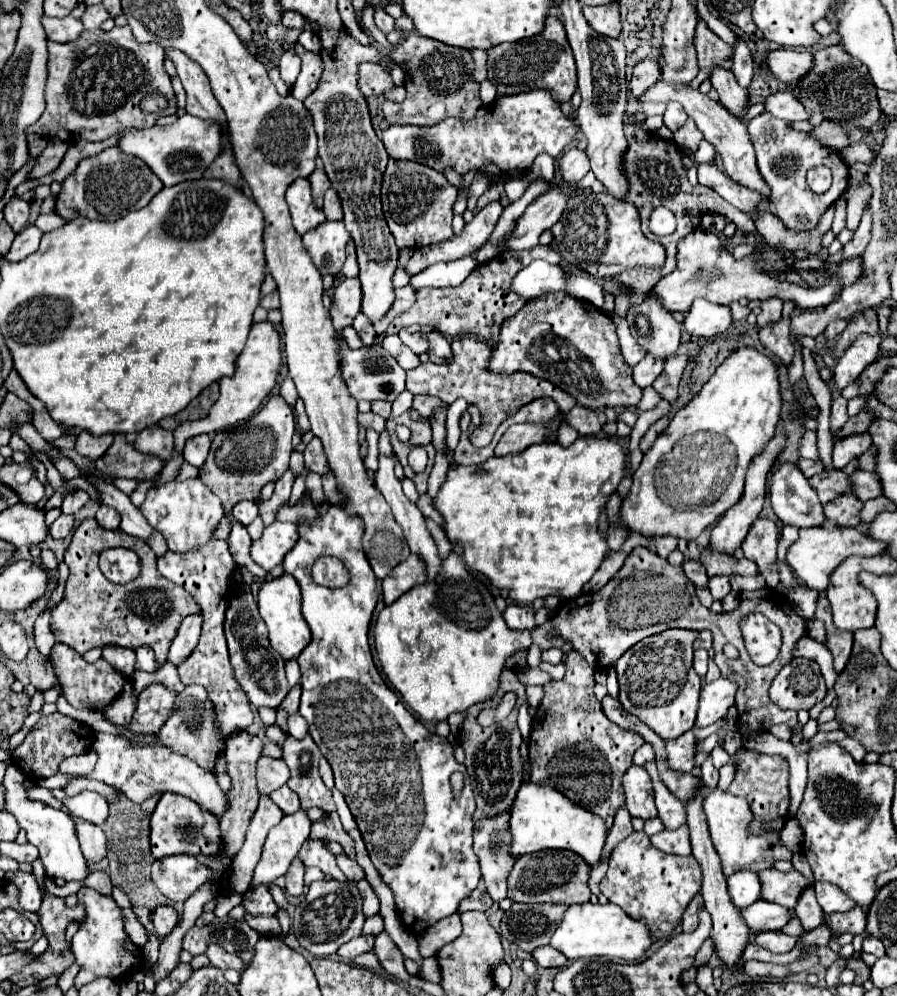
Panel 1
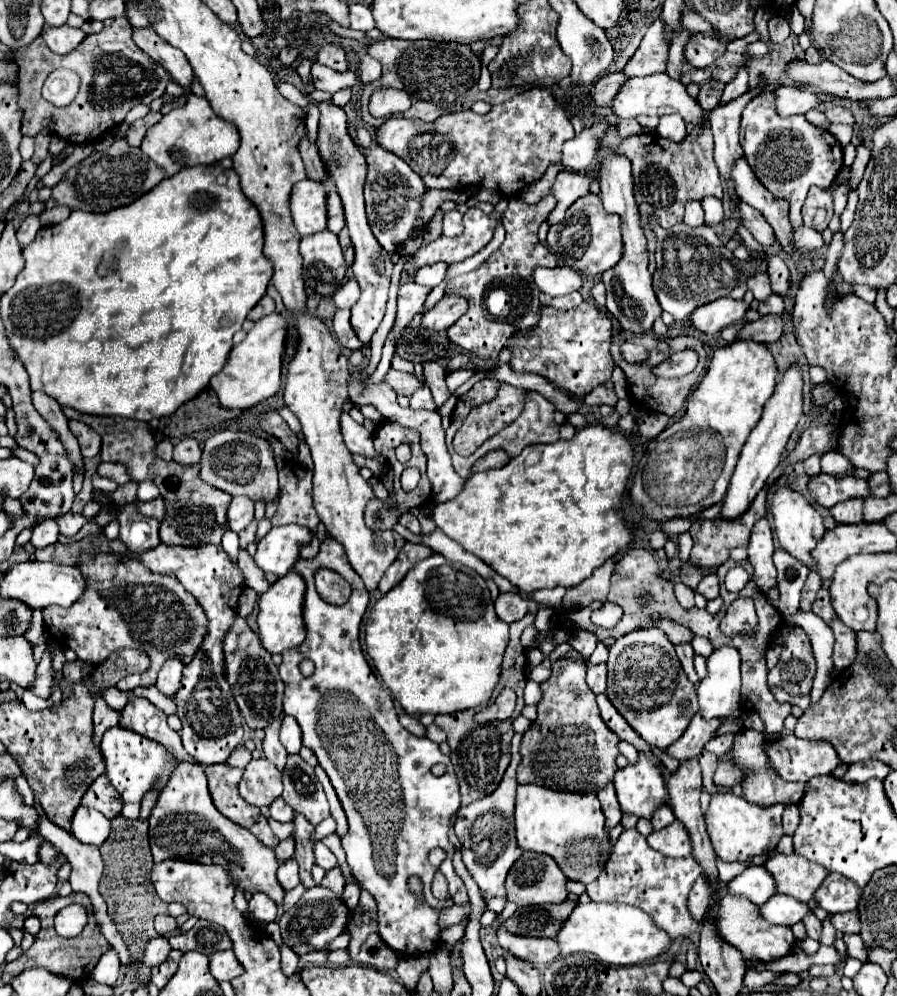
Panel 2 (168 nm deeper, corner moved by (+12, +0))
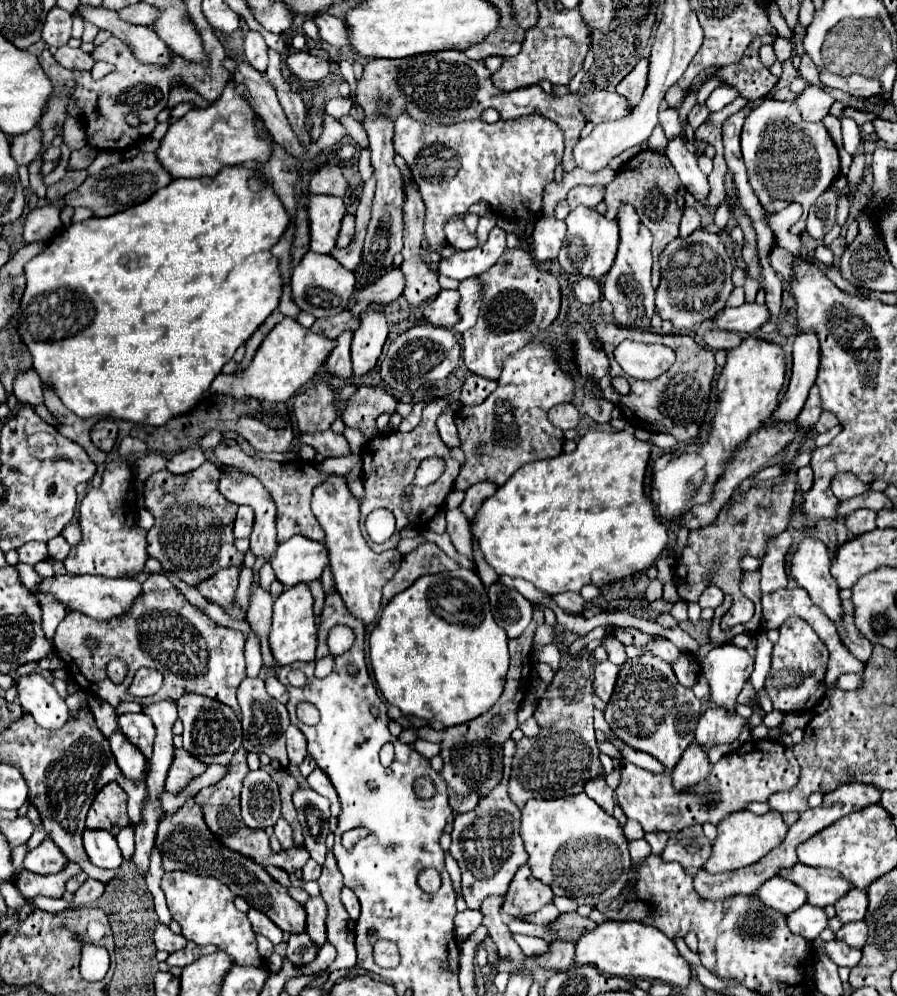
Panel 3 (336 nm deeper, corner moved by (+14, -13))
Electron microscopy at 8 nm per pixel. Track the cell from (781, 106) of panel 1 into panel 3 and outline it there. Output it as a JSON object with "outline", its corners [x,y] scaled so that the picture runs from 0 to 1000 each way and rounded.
{"outline":[[[901,86],[894,92],[894,96],[890,96],[885,102],[892,106],[892,112],[896,114],[896,120],[914,122],[925,112],[925,106],[930,104],[930,98],[923,92],[910,88],[910,86]]]}

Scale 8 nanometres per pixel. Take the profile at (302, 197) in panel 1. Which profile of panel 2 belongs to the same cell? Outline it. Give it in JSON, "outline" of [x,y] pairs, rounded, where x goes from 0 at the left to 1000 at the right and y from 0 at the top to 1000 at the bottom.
{"outline":[[[332,182],[323,194],[323,214],[334,236],[363,230],[363,188],[355,182]]]}

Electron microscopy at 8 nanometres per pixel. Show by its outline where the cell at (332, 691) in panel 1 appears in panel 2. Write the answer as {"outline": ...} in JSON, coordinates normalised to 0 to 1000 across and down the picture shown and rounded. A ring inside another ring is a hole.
{"outline":[[[363,537],[363,541],[357,543],[355,557],[348,561],[332,561],[326,571],[341,583],[341,597],[339,597],[339,609],[337,609],[337,617],[341,626],[341,642],[330,652],[321,652],[319,656],[314,656],[317,664],[312,668],[312,680],[319,686],[317,716],[326,718],[332,724],[337,732],[337,748],[350,754],[357,770],[368,780],[375,792],[375,798],[384,810],[390,832],[388,832],[388,838],[381,840],[381,850],[386,854],[386,864],[392,877],[397,877],[397,885],[421,905],[421,929],[424,929],[421,935],[426,937],[426,945],[430,945],[435,953],[444,953],[448,961],[468,959],[468,957],[477,959],[484,953],[488,953],[491,933],[488,933],[486,913],[502,911],[506,907],[504,905],[506,897],[517,889],[517,885],[506,874],[504,862],[508,852],[499,842],[502,822],[513,812],[513,792],[511,792],[508,776],[504,772],[502,760],[493,758],[484,744],[479,744],[477,740],[462,740],[446,728],[435,696],[428,694],[426,686],[415,678],[415,672],[406,662],[401,644],[399,644],[399,630],[410,609],[410,593],[404,587],[404,581],[399,579],[399,575],[395,575],[395,571],[388,567],[381,547],[372,539]],[[355,569],[372,571],[390,585],[392,597],[388,605],[368,607],[359,603],[359,599],[352,595],[350,579],[348,579],[350,571]],[[337,662],[350,664],[352,674],[348,676],[348,680],[337,680],[332,672],[332,666]],[[486,766],[495,766],[499,770],[499,776],[493,780],[482,778],[479,770]],[[484,850],[493,850],[499,856],[497,864],[488,872],[477,866],[477,856]],[[486,874],[491,874],[499,885],[502,901],[495,905],[486,903],[479,893],[482,881]],[[459,879],[466,879],[470,883],[475,907],[466,907],[464,901],[457,899],[453,885]]]}

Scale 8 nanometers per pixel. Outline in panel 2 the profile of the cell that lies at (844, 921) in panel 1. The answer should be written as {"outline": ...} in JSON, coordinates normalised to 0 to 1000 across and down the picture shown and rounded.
{"outline":[[[945,915],[945,917],[932,917],[925,921],[928,929],[932,935],[936,937],[959,937],[959,923],[954,915]]]}

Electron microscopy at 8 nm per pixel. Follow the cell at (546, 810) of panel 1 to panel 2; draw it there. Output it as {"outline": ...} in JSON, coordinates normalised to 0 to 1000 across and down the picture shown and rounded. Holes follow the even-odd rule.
{"outline":[[[577,788],[573,826],[577,850],[618,860],[633,883],[658,887],[669,879],[671,868],[676,866],[676,854],[680,854],[680,844],[664,798],[624,796],[600,788]],[[656,844],[664,850],[664,854],[656,854]]]}

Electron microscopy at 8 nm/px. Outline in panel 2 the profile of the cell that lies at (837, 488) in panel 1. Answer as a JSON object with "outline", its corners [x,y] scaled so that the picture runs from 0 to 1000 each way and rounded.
{"outline":[[[912,475],[903,479],[901,493],[903,493],[903,499],[916,509],[930,509],[932,505],[950,499],[968,499],[965,483],[954,481],[950,477],[930,479],[930,477]]]}

